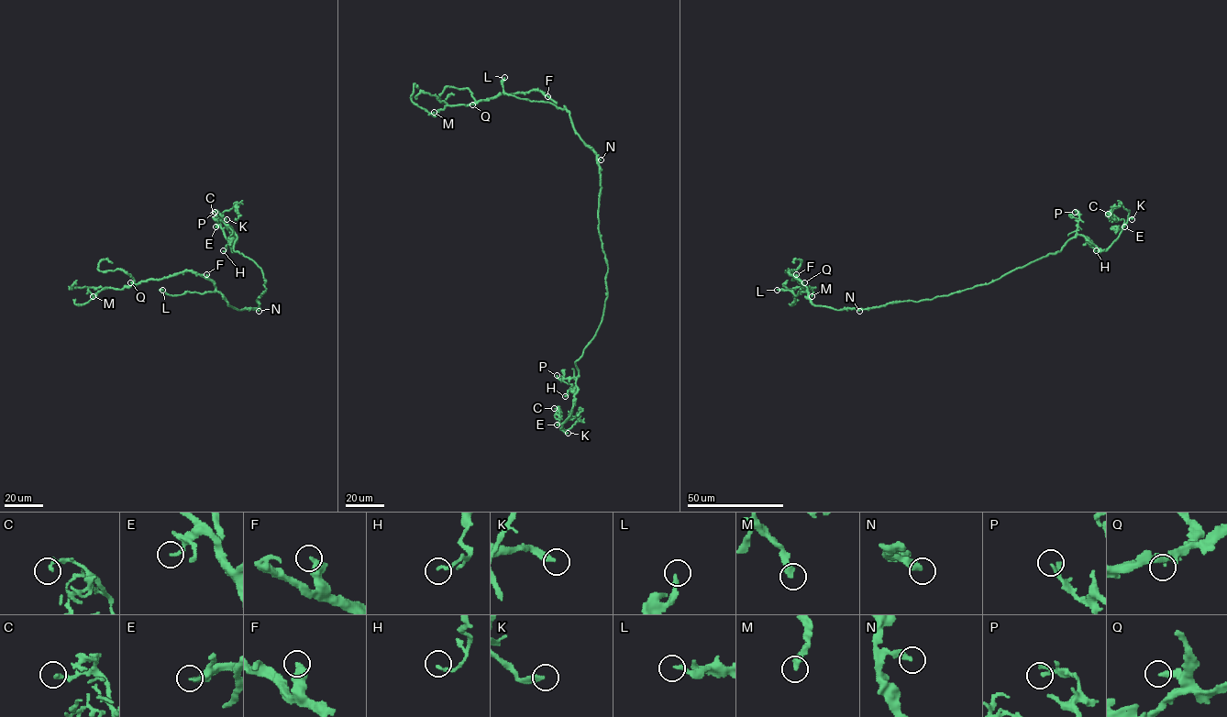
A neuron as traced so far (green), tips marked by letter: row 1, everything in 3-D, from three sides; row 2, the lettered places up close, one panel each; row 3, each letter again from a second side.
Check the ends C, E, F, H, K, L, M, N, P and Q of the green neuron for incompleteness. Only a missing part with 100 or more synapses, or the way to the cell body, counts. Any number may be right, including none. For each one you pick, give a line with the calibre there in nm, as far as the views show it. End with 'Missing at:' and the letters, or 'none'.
K: Thickness 240 nm
Missing at: K

